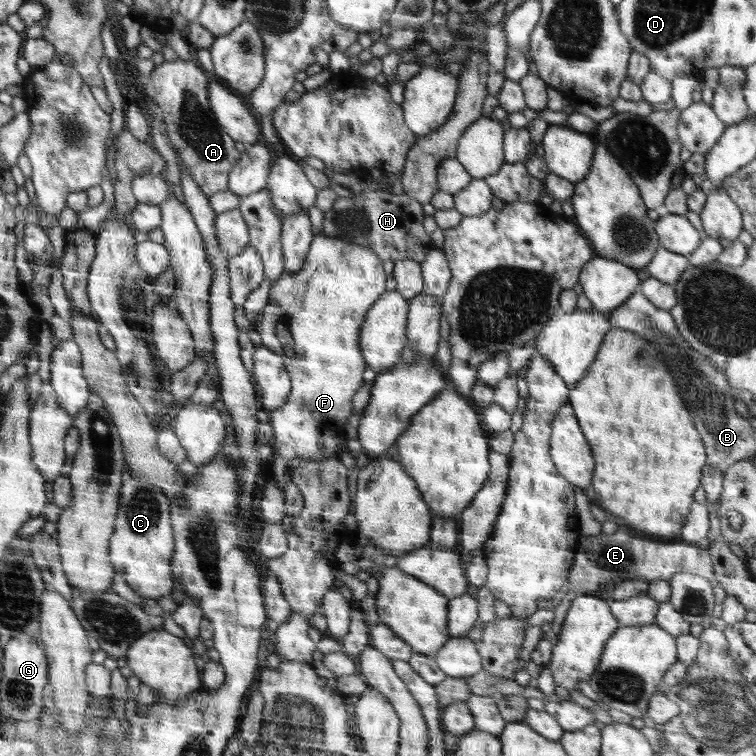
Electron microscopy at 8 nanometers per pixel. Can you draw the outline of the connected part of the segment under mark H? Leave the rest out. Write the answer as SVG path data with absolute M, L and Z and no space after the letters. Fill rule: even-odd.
M366 189L351 198L337 197L332 208L323 214L320 234L366 246L382 260L414 260L422 263L430 250L438 248L424 230L424 217L422 204L406 193L396 195L381 189Z

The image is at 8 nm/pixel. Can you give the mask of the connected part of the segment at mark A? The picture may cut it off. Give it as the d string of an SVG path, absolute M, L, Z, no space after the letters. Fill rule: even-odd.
M192 60L163 61L148 76L144 91L146 96L156 102L160 117L166 125L169 141L176 146L182 164L188 168L200 192L209 197L227 190L230 169L238 162L241 153L211 112L208 78L204 71Z

